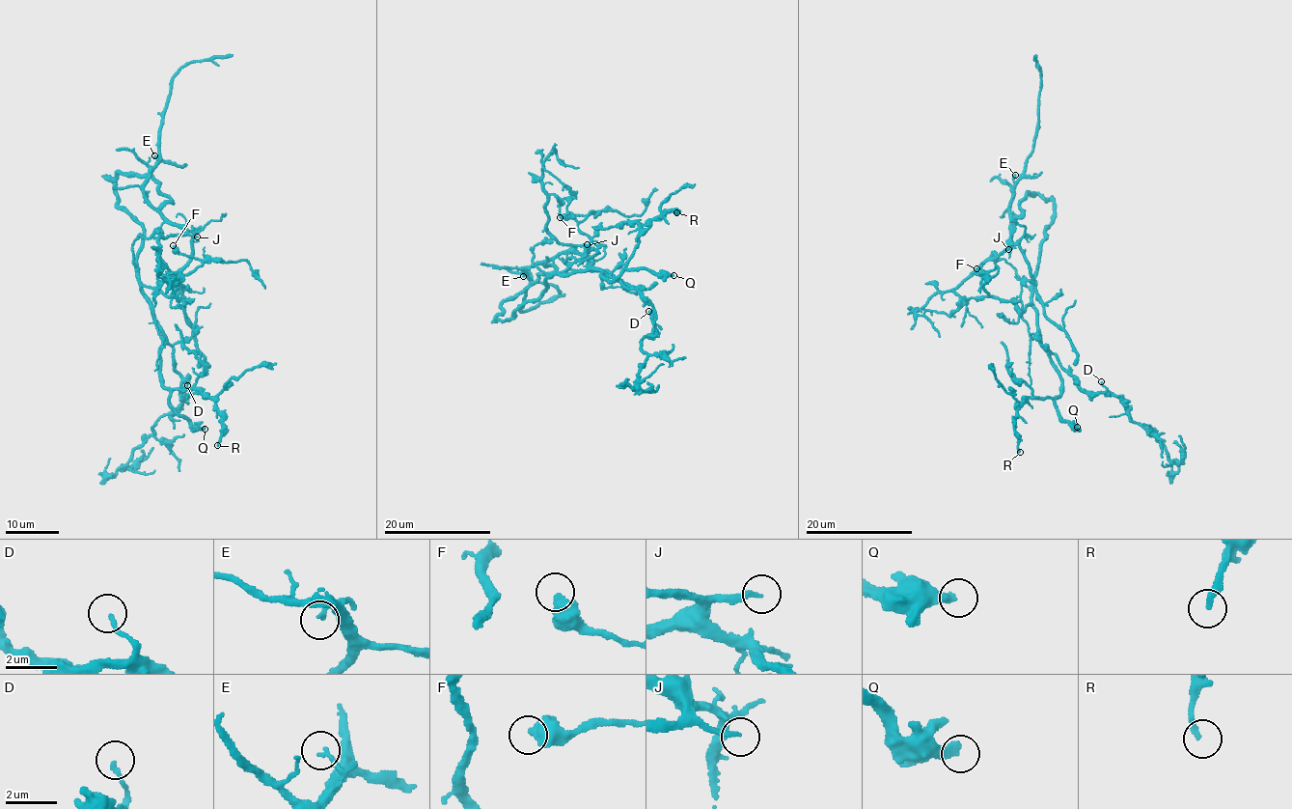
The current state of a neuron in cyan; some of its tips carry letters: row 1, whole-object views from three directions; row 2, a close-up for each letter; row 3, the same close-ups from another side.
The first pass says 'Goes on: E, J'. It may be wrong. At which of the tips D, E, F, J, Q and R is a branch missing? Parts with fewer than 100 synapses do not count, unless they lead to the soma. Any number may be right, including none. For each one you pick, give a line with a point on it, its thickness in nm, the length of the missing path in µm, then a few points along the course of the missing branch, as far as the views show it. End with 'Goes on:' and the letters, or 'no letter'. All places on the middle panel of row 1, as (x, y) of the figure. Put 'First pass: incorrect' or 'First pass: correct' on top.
First pass: incorrect
J: at (587, 244); 200 nm thick; about 90 µm are missing; missing branch runs (587, 244), (639, 221), (677, 227), (703, 195), (717, 204), (700, 197), (690, 170), (683, 176), (692, 176)
Q: at (673, 275); 400 nm thick; about 45 µm are missing; missing branch runs (673, 275), (686, 266), (689, 245), (698, 228), (695, 226), (701, 216), (691, 221), (658, 216)
Goes on: J, Q

